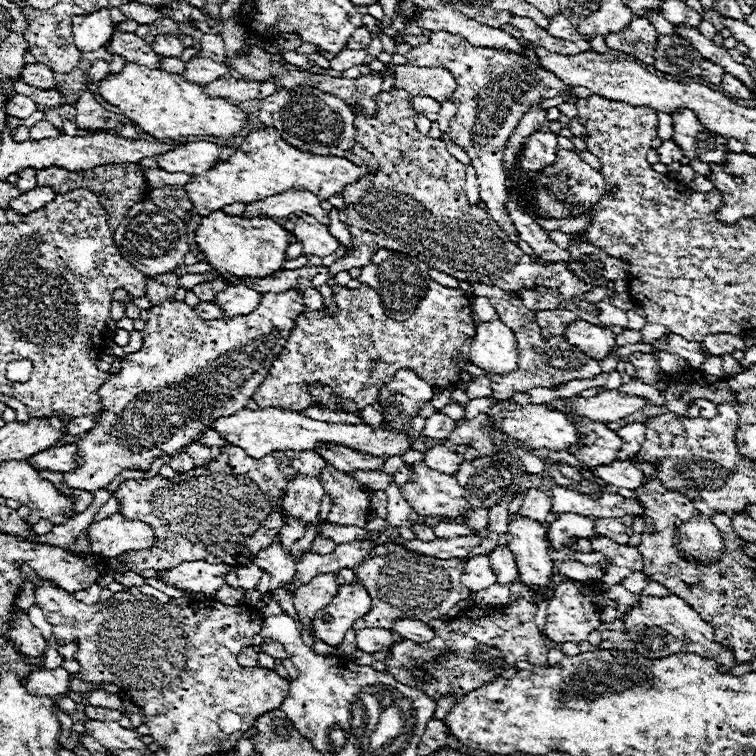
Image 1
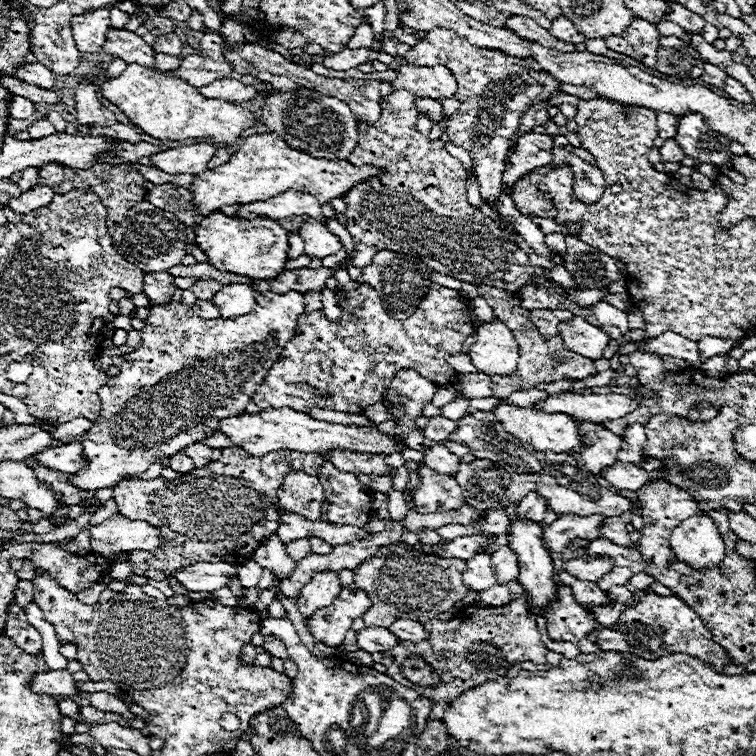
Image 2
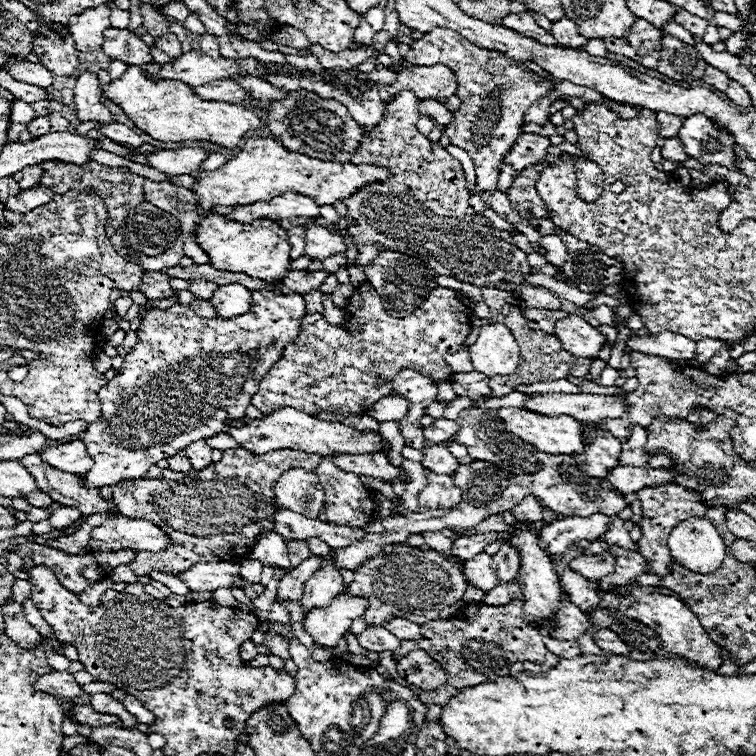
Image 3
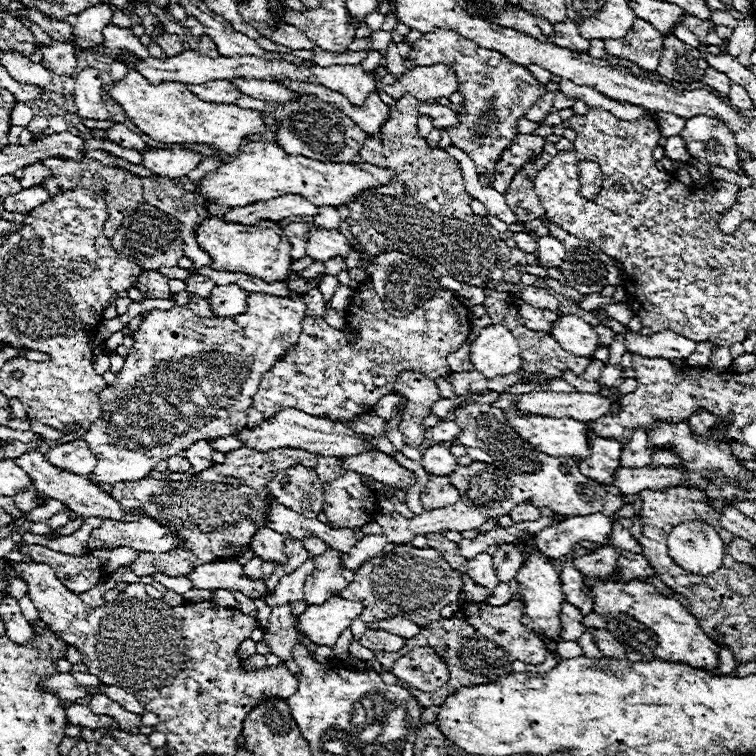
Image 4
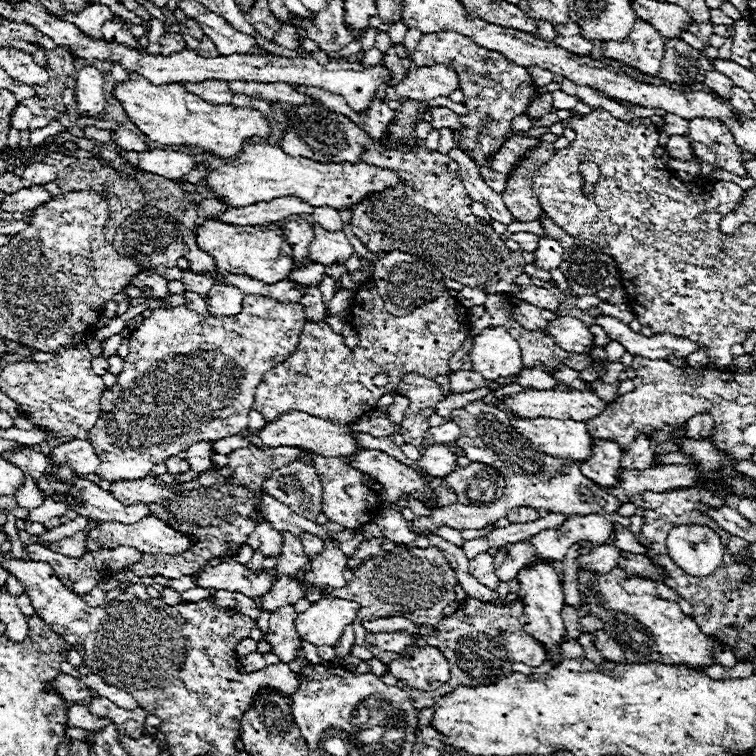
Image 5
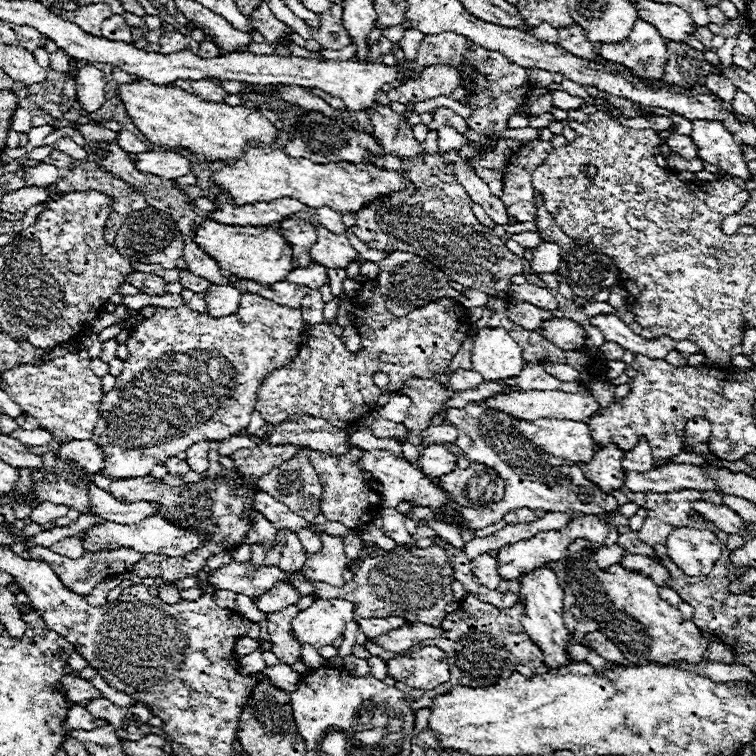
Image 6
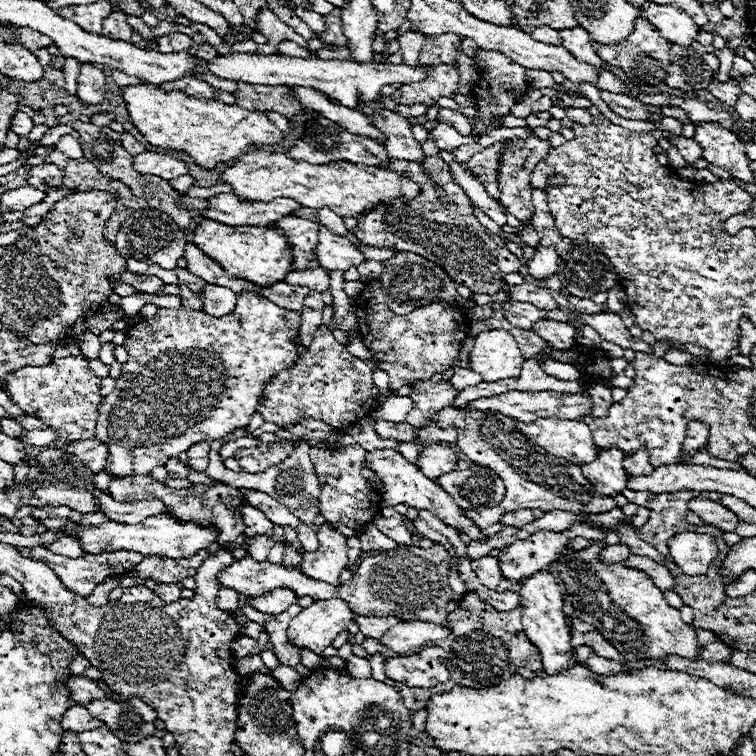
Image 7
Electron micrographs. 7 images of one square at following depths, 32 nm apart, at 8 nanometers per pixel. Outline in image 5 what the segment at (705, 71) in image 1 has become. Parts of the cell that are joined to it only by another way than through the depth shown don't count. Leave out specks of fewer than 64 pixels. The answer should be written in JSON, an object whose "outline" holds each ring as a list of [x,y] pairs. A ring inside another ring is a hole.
{"outline":[[[716,70],[706,72],[704,84],[706,84],[714,94],[718,94],[720,98],[724,98],[724,100],[730,100],[730,98],[732,98],[732,86],[734,86],[734,84],[732,84],[732,80],[726,78],[724,74],[720,74],[720,72],[716,72]]]}

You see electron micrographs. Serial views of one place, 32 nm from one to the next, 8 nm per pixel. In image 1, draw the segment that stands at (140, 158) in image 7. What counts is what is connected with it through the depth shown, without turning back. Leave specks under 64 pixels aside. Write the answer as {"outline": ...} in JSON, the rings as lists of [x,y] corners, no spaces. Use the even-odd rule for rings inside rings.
{"outline":[[[194,142],[178,146],[166,154],[154,156],[158,166],[164,172],[186,172],[186,174],[204,174],[210,170],[210,164],[220,156],[220,146],[214,142]]]}

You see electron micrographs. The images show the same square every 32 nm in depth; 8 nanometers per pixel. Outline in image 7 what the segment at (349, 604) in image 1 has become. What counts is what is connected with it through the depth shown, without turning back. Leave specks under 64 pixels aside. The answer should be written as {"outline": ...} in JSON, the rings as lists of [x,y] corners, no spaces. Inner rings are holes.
{"outline":[[[316,600],[312,606],[304,608],[288,628],[288,640],[296,648],[308,648],[322,656],[324,648],[348,626],[352,620],[352,610],[344,600]]]}

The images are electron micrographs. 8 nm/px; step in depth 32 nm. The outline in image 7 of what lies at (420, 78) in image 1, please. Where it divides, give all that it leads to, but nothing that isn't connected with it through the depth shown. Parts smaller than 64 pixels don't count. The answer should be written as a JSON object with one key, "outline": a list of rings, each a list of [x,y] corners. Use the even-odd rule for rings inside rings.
{"outline":[[[440,64],[432,66],[430,74],[424,82],[414,82],[414,84],[404,84],[398,92],[392,94],[392,100],[396,104],[412,106],[412,104],[430,104],[432,100],[440,96],[454,96],[460,88],[460,76],[454,66]]]}

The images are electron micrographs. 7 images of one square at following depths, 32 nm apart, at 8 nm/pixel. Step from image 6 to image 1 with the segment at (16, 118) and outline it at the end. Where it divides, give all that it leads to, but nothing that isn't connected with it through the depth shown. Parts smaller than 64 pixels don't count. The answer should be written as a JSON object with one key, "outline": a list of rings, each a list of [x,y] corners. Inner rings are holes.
{"outline":[[[14,96],[6,104],[6,112],[14,118],[28,118],[32,112],[36,112],[36,108],[38,108],[38,104],[34,100],[30,100],[28,96]]]}

